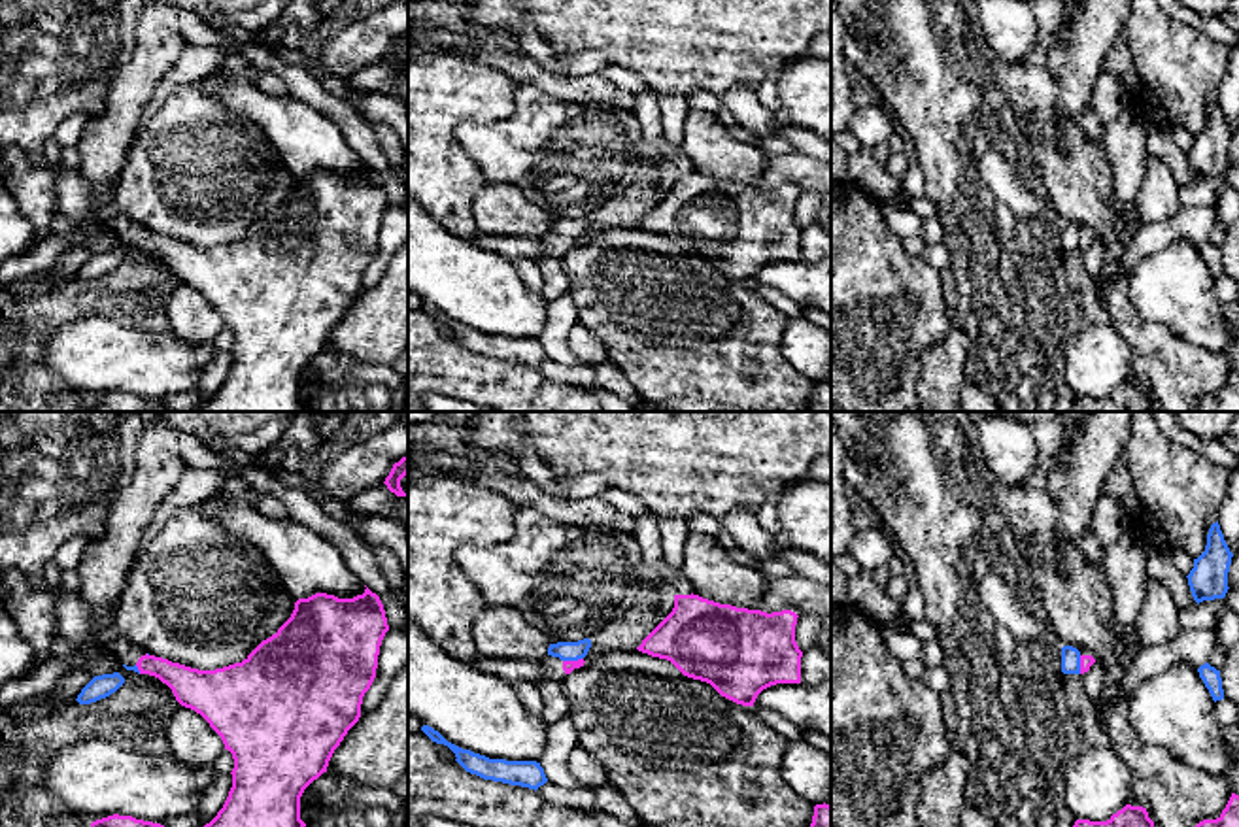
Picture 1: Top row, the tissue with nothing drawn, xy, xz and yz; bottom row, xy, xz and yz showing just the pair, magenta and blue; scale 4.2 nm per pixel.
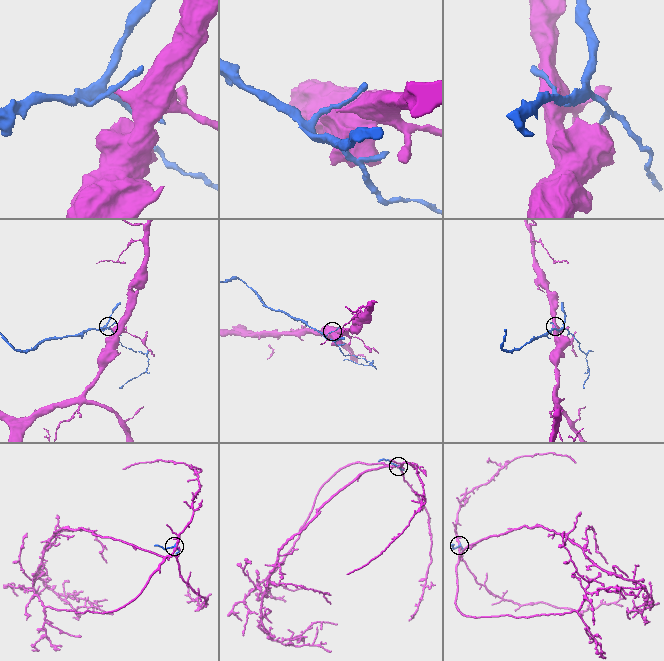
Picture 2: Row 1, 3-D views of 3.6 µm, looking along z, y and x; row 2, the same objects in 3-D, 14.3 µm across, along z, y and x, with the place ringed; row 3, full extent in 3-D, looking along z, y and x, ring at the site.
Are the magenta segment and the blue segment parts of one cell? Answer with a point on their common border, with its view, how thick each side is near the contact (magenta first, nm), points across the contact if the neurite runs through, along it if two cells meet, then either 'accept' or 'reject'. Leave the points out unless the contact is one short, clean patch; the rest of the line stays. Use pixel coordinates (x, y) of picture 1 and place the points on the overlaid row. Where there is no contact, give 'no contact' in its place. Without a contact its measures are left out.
contact xz (573, 661); calibres 50 and 80 nm; border xz (582, 658), (563, 661); reject

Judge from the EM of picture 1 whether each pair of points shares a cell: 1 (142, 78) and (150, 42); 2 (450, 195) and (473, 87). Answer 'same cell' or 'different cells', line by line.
1: same cell
2: same cell

